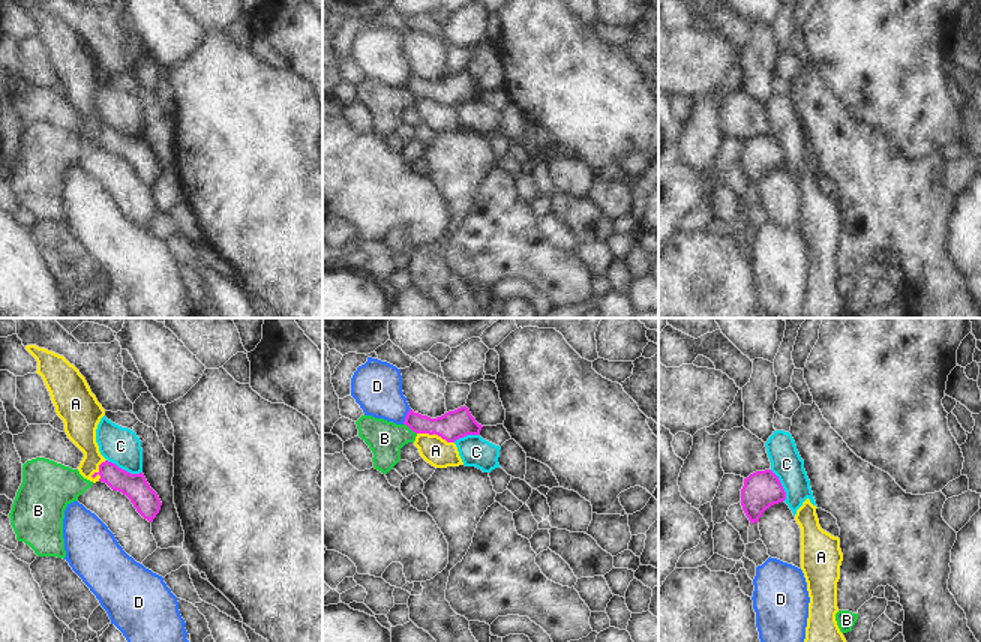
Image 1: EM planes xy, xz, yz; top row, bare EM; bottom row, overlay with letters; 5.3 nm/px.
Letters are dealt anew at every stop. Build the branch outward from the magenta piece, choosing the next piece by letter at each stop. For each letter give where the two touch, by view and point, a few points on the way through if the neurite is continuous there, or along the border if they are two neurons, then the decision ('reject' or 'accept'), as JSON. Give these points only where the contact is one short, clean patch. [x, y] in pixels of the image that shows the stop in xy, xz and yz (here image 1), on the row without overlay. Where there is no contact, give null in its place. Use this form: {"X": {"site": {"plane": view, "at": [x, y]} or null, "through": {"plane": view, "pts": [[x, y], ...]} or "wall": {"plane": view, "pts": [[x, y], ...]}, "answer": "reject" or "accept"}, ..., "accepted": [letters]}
{"A": {"site": {"plane": "xz", "at": [435, 98]}, "wall": {"plane": "xz", "pts": [[417, 96], [437, 98], [453, 107]]}, "answer": "reject"}, "B": {"site": {"plane": "xz", "at": [410, 92]}, "wall": {"plane": "xz", "pts": [[404, 87], [416, 98]]}, "answer": "reject"}, "C": {"site": {"plane": "xy", "at": [123, 134]}, "wall": {"plane": "xy", "pts": [[107, 123], [131, 137], [141, 137]]}, "answer": "reject"}, "D": {"site": {"plane": "xz", "at": [407, 80]}, "wall": {"plane": "xz", "pts": [[410, 72], [402, 87]]}, "answer": "reject"}, "accepted": []}

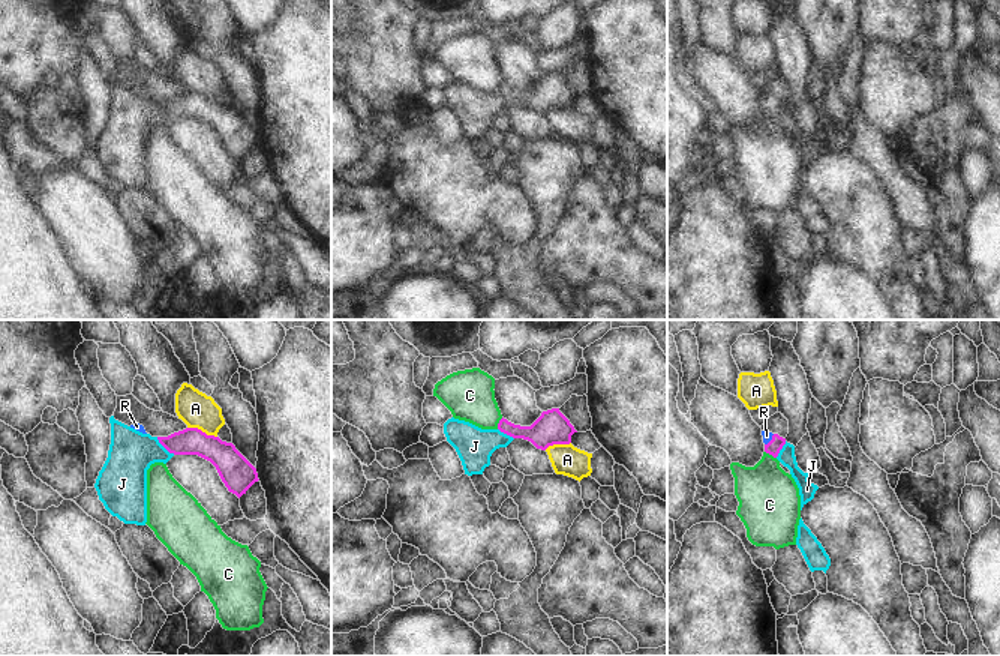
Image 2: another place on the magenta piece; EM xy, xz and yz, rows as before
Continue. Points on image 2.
{"A": {"site": {"plane": "xy", "at": [201, 95]}, "wall": {"plane": "xy", "pts": [[188, 90], [197, 90], [216, 101]]}, "answer": "reject"}, "C": {"site": {"plane": "xz", "at": [498, 87]}, "wall": {"plane": "xz", "pts": [[502, 81], [497, 92]]}, "answer": "reject"}, "J": {"site": {"plane": "xy", "at": [165, 111]}, "wall": {"plane": "xy", "pts": [[156, 101], [174, 117]]}, "answer": "reject"}, "R": {"site": {"plane": "yz", "at": [771, 104]}, "through": {"plane": "yz", "pts": [[775, 108], [771, 104], [766, 99]]}, "answer": "accept"}, "accepted": ["R"]}

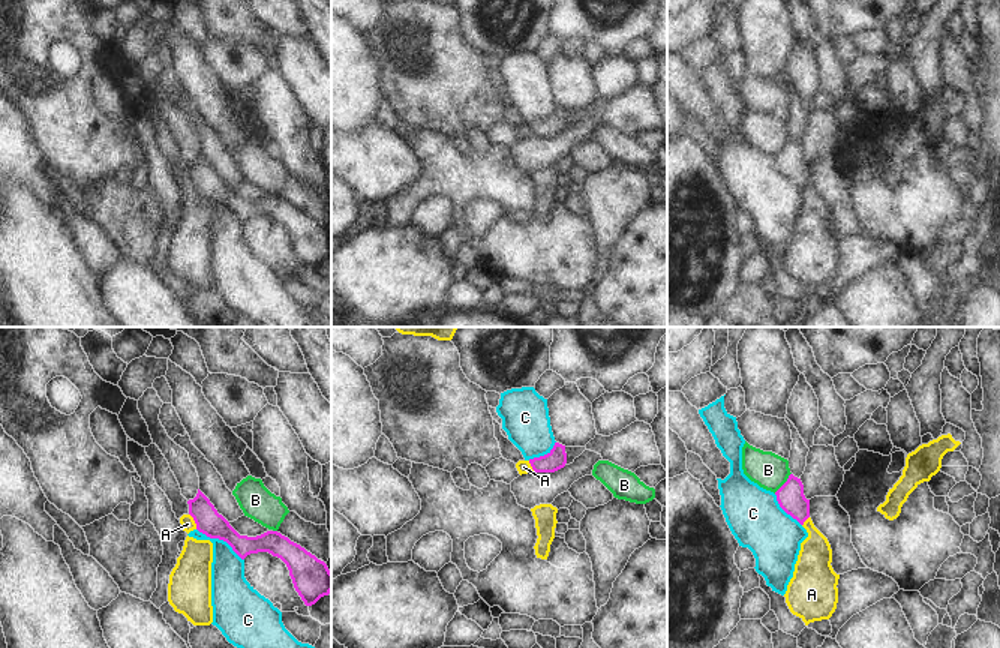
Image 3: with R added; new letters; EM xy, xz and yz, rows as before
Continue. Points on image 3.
{"A": {"site": {"plane": "xy", "at": [194, 183]}, "wall": {"plane": "xy", "pts": [[189, 177], [197, 192]]}, "answer": "reject"}, "B": {"site": {"plane": "yz", "at": [784, 147]}, "wall": {"plane": "yz", "pts": [[790, 137], [774, 156]]}, "answer": "reject"}, "C": {"site": {"plane": "xy", "at": [221, 203]}, "wall": {"plane": "xy", "pts": [[197, 192], [210, 201], [222, 203], [243, 224]]}, "answer": "reject"}, "accepted": []}

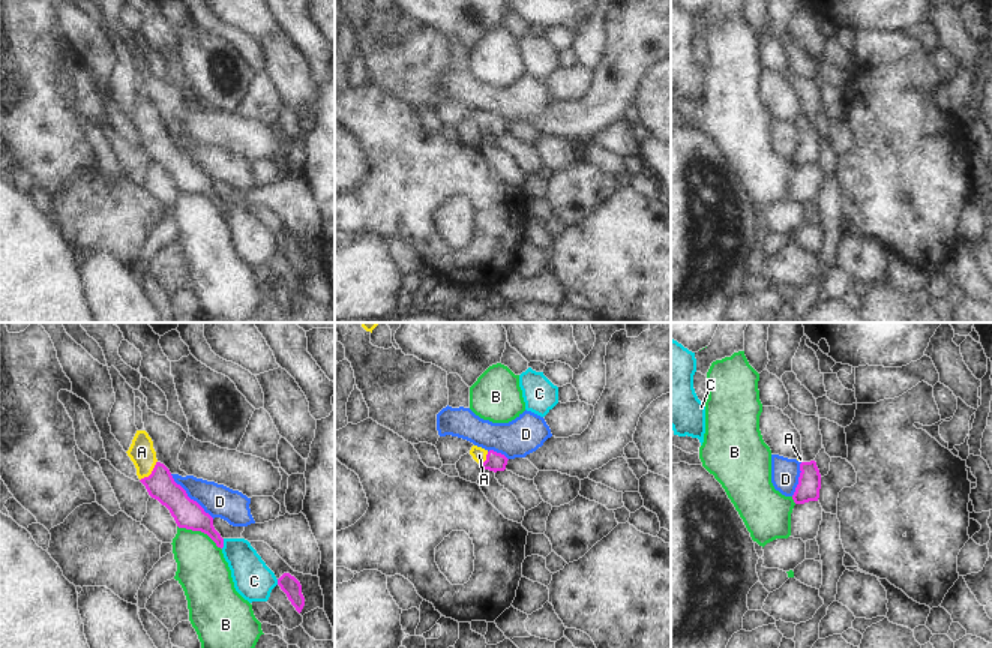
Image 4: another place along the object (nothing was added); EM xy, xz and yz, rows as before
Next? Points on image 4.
{"A": {"site": {"plane": "xy", "at": [152, 137]}, "through": {"plane": "xy", "pts": [[159, 149], [152, 137], [141, 116]]}, "answer": "accept"}, "B": {"site": {"plane": "xy", "at": [200, 194]}, "wall": {"plane": "xy", "pts": [[177, 189], [186, 194], [203, 195], [221, 213]]}, "answer": "reject"}, "C": {"site": {"plane": "xy", "at": [222, 207]}, "answer": "reject"}, "D": {"site": {"plane": "xy", "at": [189, 162]}, "wall": {"plane": "xy", "pts": [[170, 138], [213, 182]]}, "answer": "reject"}, "accepted": ["A"]}

